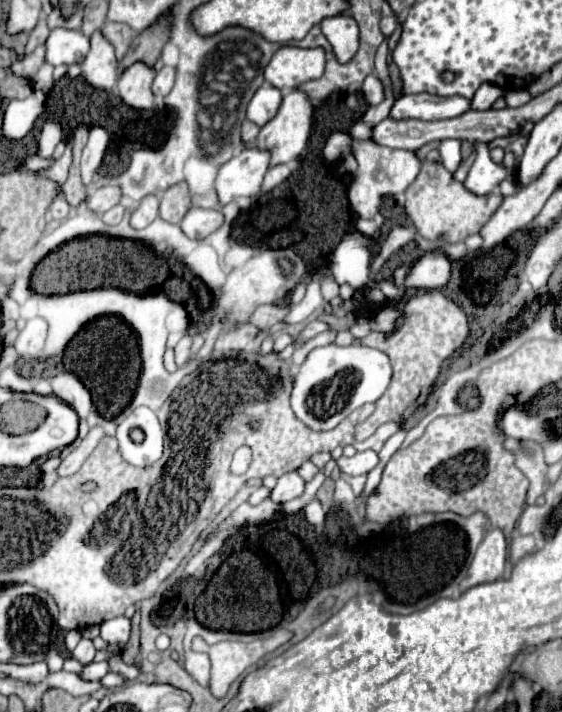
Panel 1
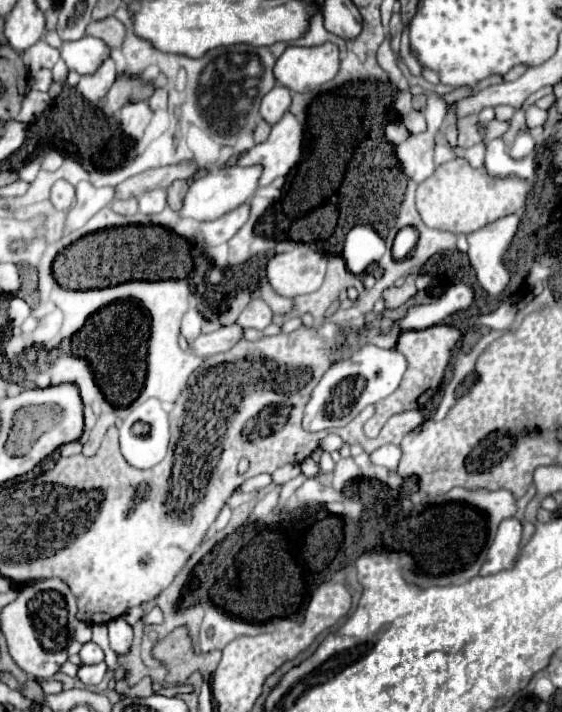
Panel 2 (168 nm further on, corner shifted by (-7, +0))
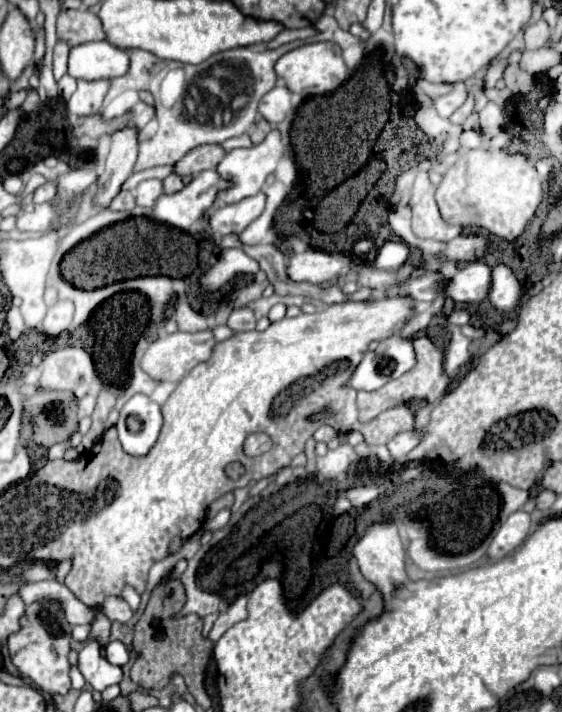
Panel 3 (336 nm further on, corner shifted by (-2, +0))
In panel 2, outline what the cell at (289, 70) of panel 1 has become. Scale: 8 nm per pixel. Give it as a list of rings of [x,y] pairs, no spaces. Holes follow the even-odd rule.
[[[323,43],[319,47],[287,47],[275,63],[275,79],[291,91],[303,93],[331,81],[339,71],[339,47],[335,43]]]

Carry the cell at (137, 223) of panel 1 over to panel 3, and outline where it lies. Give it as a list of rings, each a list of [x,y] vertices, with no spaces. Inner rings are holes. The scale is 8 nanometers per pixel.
[[[148,179],[136,187],[136,205],[140,207],[154,207],[158,197],[162,195],[162,181]]]

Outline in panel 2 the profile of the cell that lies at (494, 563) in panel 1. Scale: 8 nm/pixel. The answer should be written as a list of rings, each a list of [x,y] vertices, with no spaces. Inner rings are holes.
[[[505,519],[499,525],[497,537],[487,553],[487,561],[481,567],[481,575],[493,575],[513,567],[521,545],[523,523],[519,519]]]

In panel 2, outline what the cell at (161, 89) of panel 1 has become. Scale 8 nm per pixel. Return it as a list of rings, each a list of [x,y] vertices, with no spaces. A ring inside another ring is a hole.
[[[157,89],[157,91],[151,95],[151,99],[149,99],[149,107],[151,107],[153,111],[157,111],[157,109],[167,109],[167,91],[165,91],[165,89]]]

